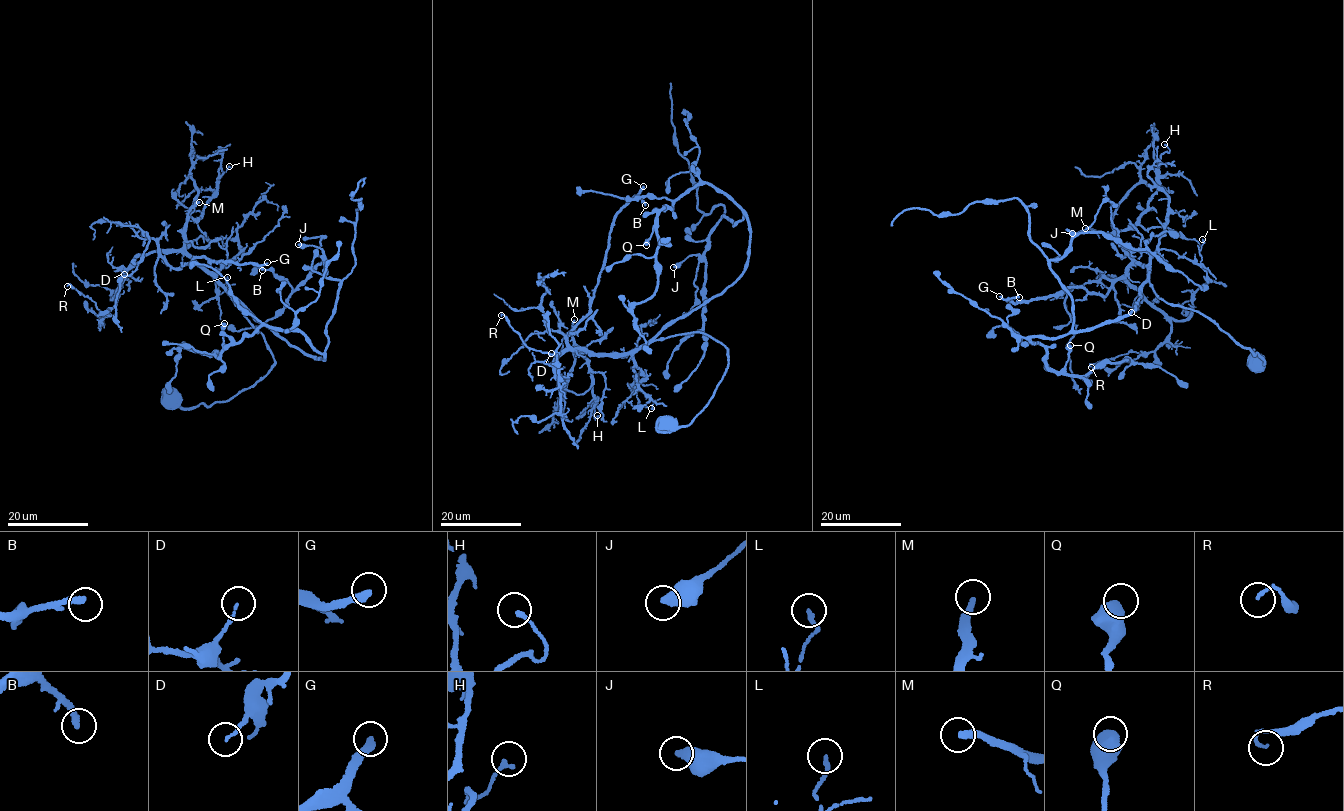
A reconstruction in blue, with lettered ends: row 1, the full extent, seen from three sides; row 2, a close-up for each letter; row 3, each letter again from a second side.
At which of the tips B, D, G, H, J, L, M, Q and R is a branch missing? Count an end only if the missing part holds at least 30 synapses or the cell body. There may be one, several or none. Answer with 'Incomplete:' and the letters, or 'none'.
Incomplete: M

